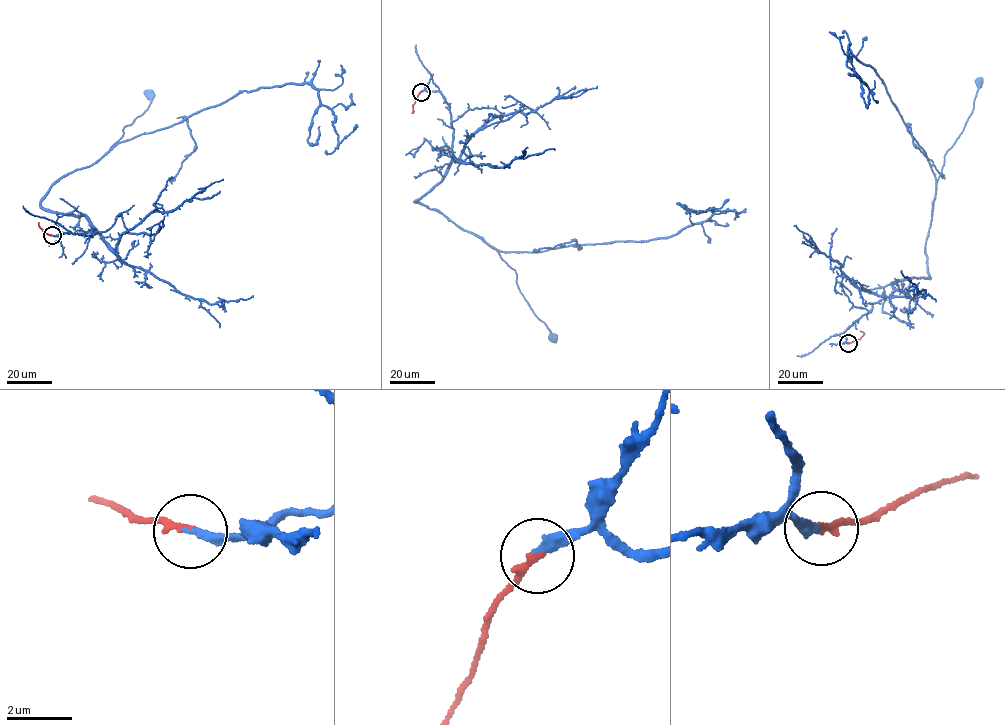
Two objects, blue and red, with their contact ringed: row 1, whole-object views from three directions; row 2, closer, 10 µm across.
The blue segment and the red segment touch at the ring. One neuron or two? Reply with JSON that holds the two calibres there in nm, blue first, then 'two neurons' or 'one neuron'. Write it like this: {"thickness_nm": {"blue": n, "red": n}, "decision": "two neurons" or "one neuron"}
{"thickness_nm": {"blue": 280, "red": 180}, "decision": "one neuron"}

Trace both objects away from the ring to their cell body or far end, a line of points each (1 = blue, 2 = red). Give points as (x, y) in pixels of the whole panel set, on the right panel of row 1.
1: (848, 343), (847, 328), (894, 291), (893, 283), (930, 277), (925, 243), (937, 179), (978, 82)
2: (848, 343), (863, 335), (860, 330)

